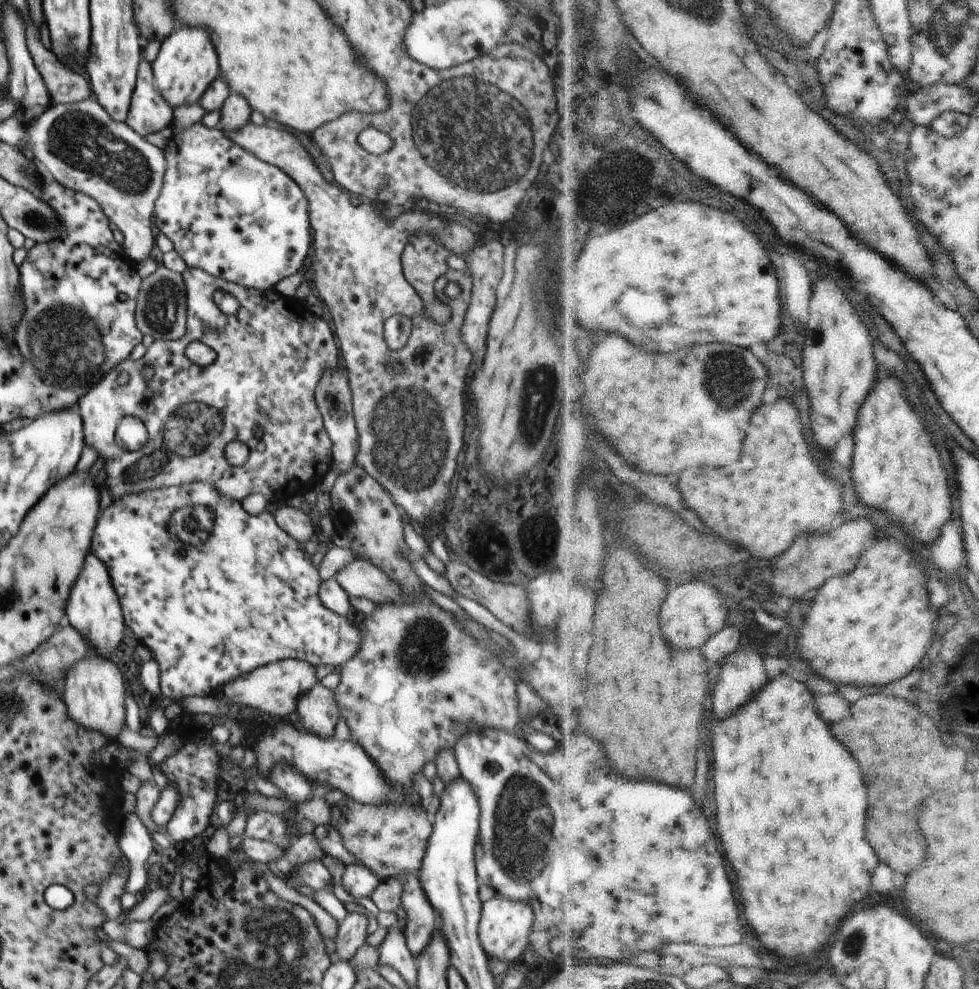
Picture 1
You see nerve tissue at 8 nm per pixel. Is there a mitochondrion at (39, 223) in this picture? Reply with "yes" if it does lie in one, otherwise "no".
yes

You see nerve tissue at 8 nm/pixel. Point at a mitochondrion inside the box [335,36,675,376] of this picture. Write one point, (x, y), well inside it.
(499, 125)

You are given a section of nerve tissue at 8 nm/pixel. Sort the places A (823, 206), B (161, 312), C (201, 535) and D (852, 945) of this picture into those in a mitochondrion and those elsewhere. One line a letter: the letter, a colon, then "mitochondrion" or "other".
A: other
B: mitochondrion
C: mitochondrion
D: mitochondrion

